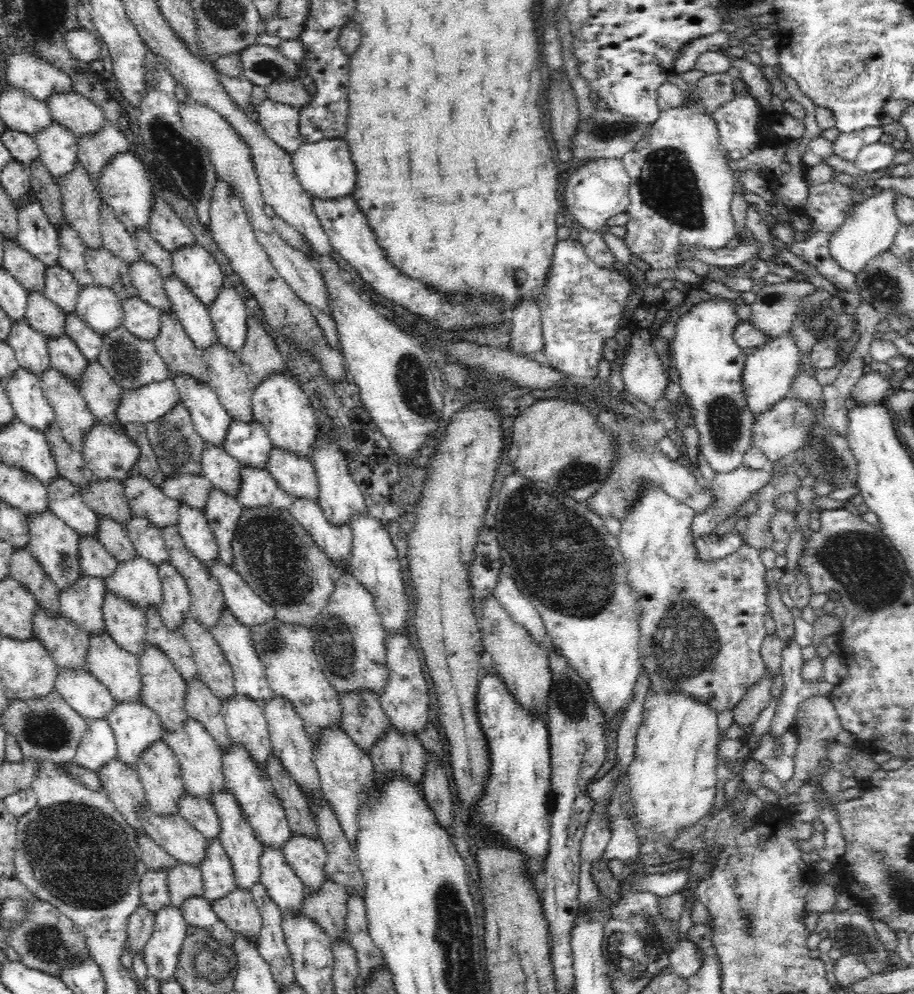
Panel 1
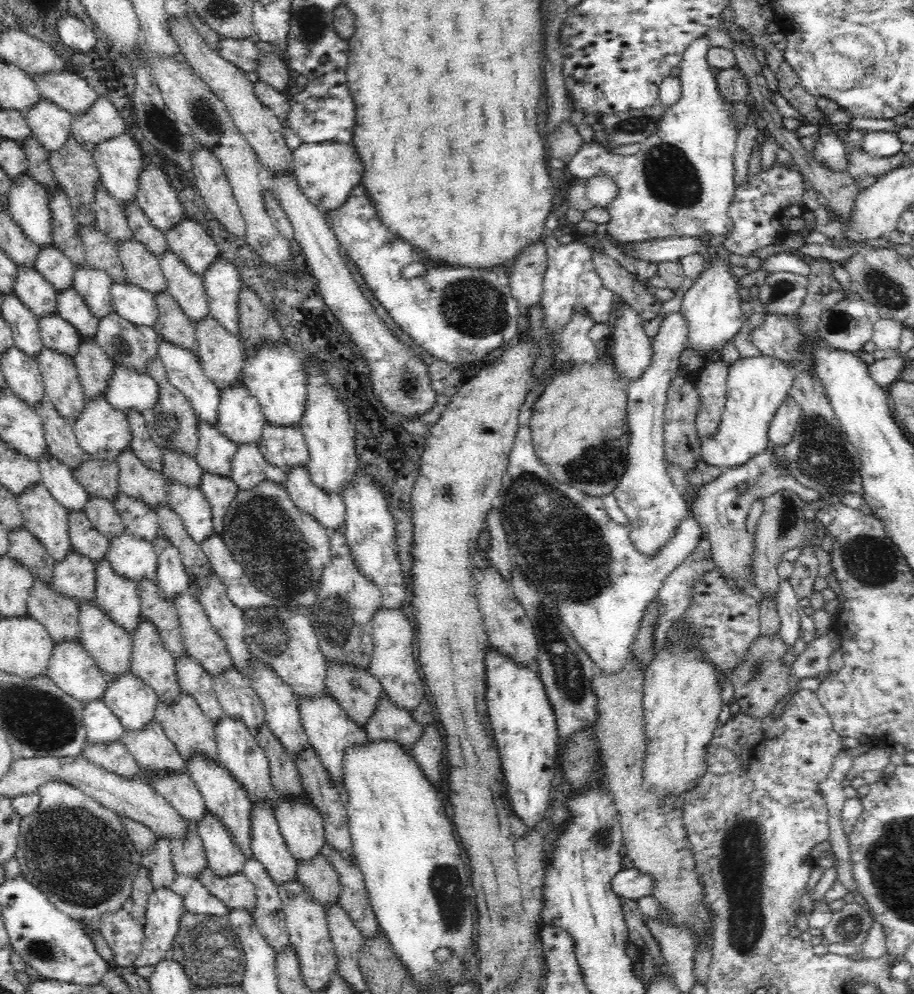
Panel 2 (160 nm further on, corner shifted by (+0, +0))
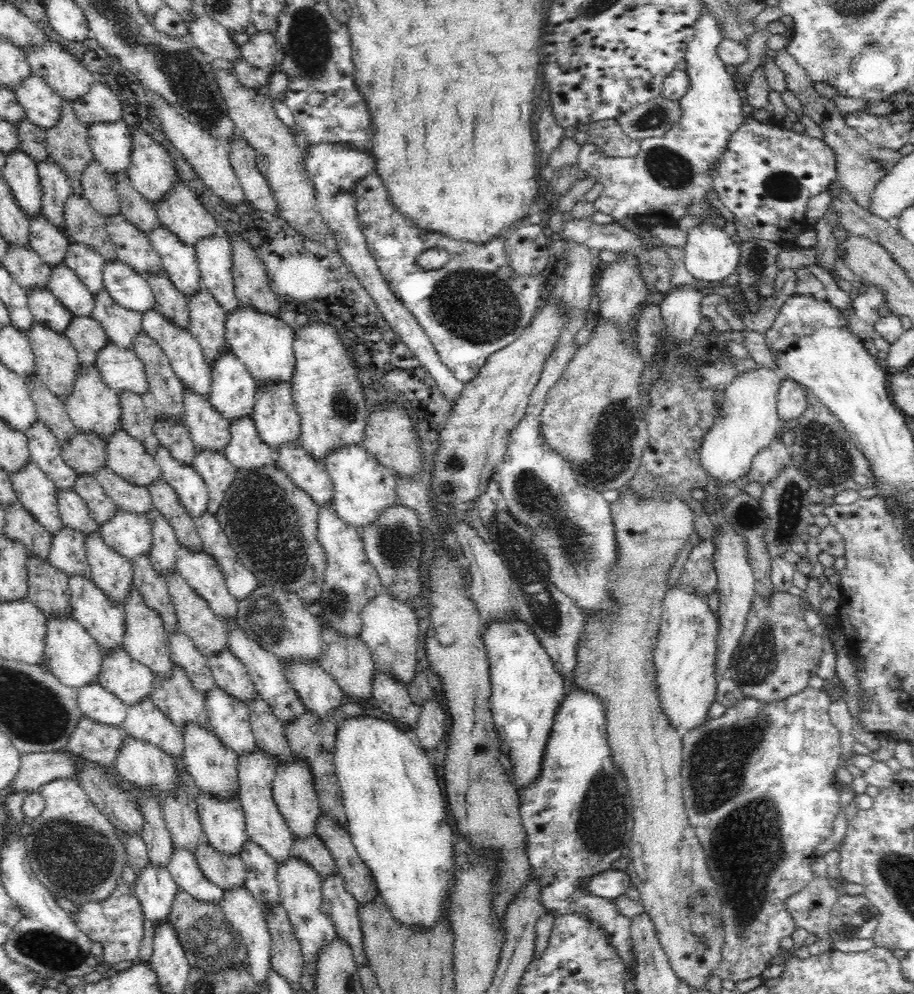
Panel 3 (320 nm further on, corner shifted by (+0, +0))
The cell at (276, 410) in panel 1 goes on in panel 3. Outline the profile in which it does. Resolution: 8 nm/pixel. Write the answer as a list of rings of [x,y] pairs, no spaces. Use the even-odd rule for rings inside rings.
[[[239,306],[232,314],[226,315],[225,342],[228,350],[240,357],[248,373],[254,377],[256,386],[272,381],[288,381],[291,384],[296,362],[294,339],[295,330],[272,314],[261,314],[252,307]]]

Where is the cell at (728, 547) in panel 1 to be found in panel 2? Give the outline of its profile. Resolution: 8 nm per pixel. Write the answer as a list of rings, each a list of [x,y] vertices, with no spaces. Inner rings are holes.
[[[701,539],[698,547],[665,578],[664,585],[660,588],[656,599],[663,604],[663,612],[657,620],[654,631],[656,654],[658,649],[665,646],[669,627],[686,610],[691,602],[689,596],[699,578],[715,568],[712,561],[712,547],[710,541]]]

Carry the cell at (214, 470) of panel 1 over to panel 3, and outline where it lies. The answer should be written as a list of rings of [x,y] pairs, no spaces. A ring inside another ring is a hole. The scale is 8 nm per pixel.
[[[190,389],[183,390],[185,425],[197,451],[223,451],[231,434],[228,420],[214,410],[210,399]]]

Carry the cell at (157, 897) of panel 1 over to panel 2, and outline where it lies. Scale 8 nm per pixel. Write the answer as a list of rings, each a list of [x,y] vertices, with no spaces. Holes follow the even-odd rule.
[[[157,837],[152,848],[145,855],[141,855],[141,863],[148,869],[154,889],[171,886],[176,871],[172,863],[171,842],[168,839]]]

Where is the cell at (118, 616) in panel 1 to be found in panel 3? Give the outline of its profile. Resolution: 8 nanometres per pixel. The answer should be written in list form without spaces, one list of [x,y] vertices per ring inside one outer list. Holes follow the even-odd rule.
[[[100,530],[85,536],[86,557],[91,573],[88,576],[112,602],[123,606],[133,586],[132,564],[106,545]]]

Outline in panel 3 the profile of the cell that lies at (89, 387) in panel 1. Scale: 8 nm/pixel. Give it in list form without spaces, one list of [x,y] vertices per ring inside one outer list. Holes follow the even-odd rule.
[[[73,316],[71,321],[66,328],[65,338],[77,350],[81,367],[95,366],[97,354],[109,341],[104,327],[92,317]]]

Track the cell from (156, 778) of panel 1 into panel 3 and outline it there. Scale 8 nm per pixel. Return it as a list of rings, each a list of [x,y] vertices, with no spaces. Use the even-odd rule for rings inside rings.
[[[149,696],[127,707],[122,729],[140,741],[154,743],[172,758],[183,754],[183,732]]]

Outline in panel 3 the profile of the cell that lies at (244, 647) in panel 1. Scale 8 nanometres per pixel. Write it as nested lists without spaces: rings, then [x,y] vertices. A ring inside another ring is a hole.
[[[184,545],[176,554],[176,570],[188,585],[208,602],[210,609],[225,622],[234,617],[238,610],[238,600],[227,590],[224,575],[216,560],[206,552],[191,552]]]

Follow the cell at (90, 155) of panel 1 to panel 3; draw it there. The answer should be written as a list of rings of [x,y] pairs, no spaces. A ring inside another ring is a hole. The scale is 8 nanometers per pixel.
[[[95,81],[90,92],[86,92],[82,98],[76,98],[72,104],[76,117],[87,127],[122,121],[122,102],[116,93],[102,82]]]

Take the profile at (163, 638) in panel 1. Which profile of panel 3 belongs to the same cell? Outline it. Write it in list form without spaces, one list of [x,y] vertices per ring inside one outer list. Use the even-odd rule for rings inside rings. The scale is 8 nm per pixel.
[[[140,556],[132,567],[133,586],[144,598],[144,603],[160,615],[166,634],[176,631],[177,616],[169,596],[167,576],[154,569],[149,556]]]

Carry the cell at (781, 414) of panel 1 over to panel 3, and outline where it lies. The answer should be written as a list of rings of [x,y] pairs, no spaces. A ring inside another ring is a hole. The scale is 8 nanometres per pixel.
[[[784,377],[777,394],[777,413],[781,422],[798,419],[806,410],[806,392],[807,389],[795,387],[788,377]]]

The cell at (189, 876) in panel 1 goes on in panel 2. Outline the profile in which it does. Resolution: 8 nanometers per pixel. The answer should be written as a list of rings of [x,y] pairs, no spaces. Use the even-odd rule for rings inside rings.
[[[185,819],[187,835],[171,840],[172,863],[176,875],[192,875],[199,879],[199,874],[207,866],[206,853],[202,839],[198,835],[198,824]]]

